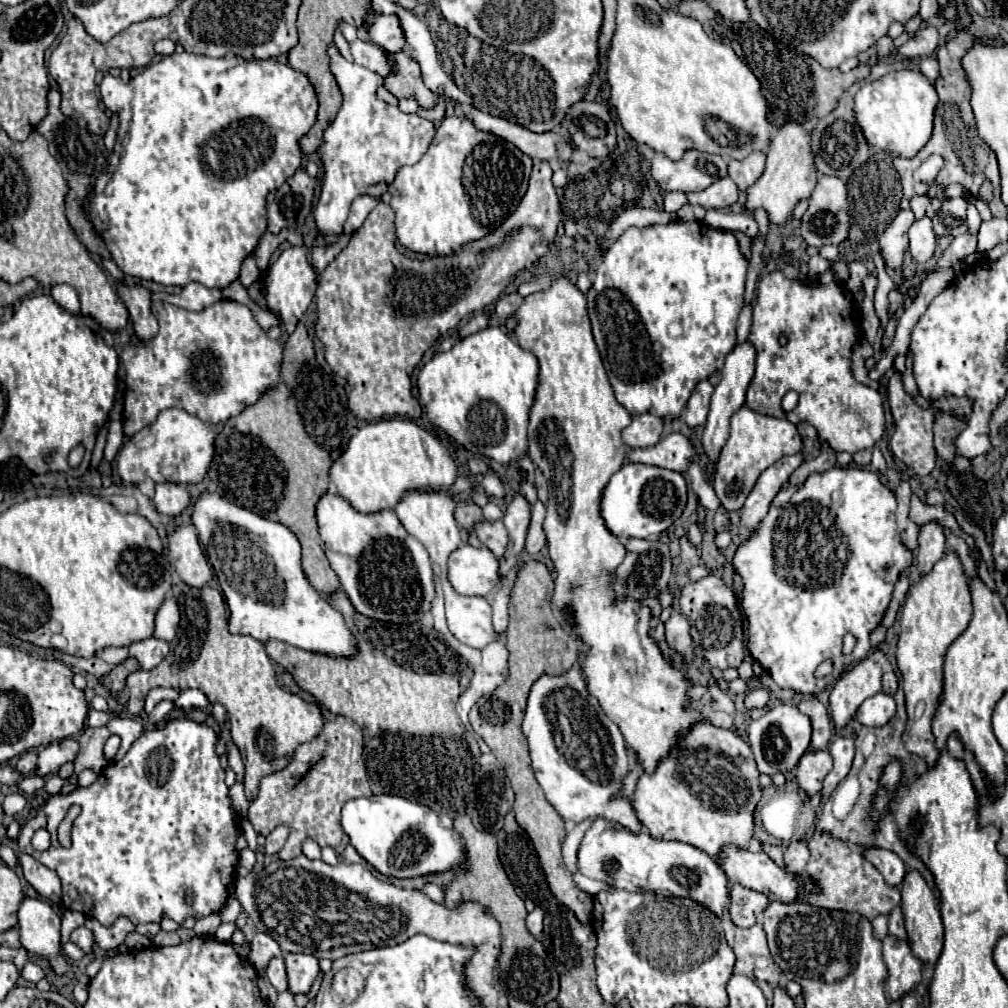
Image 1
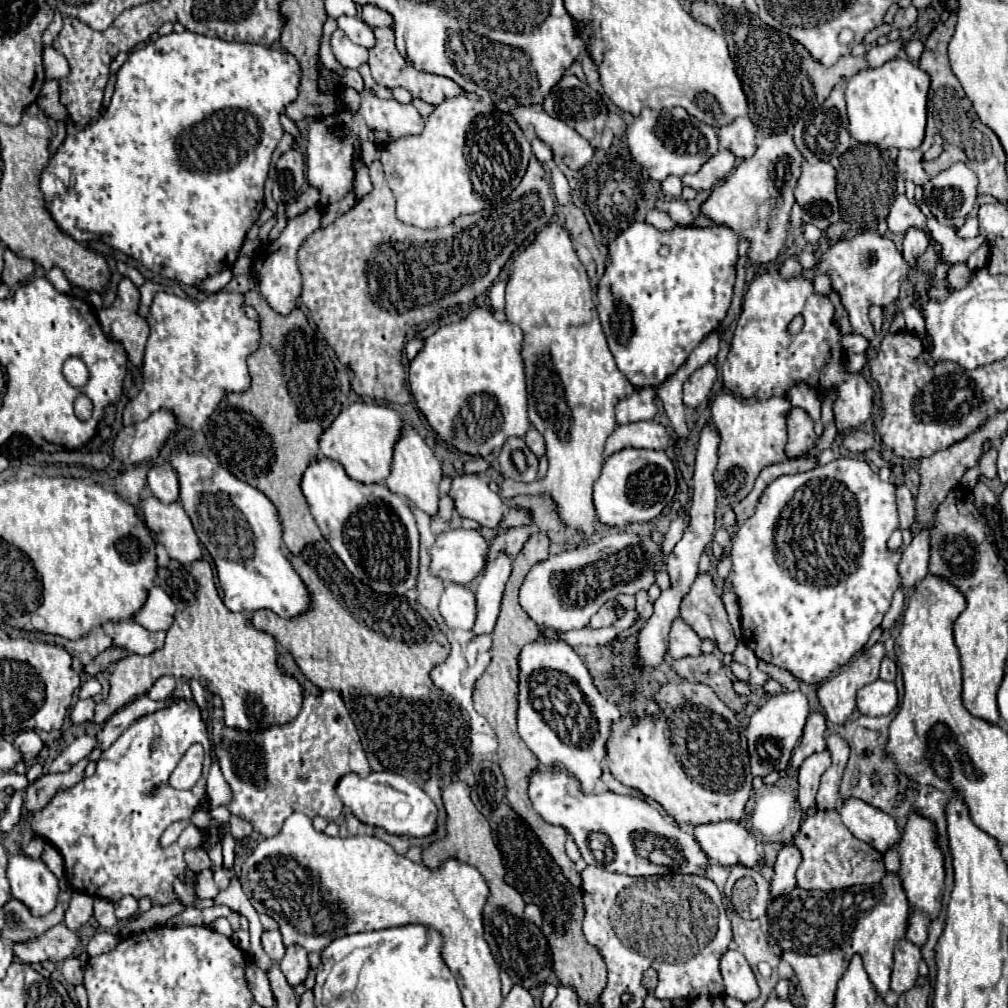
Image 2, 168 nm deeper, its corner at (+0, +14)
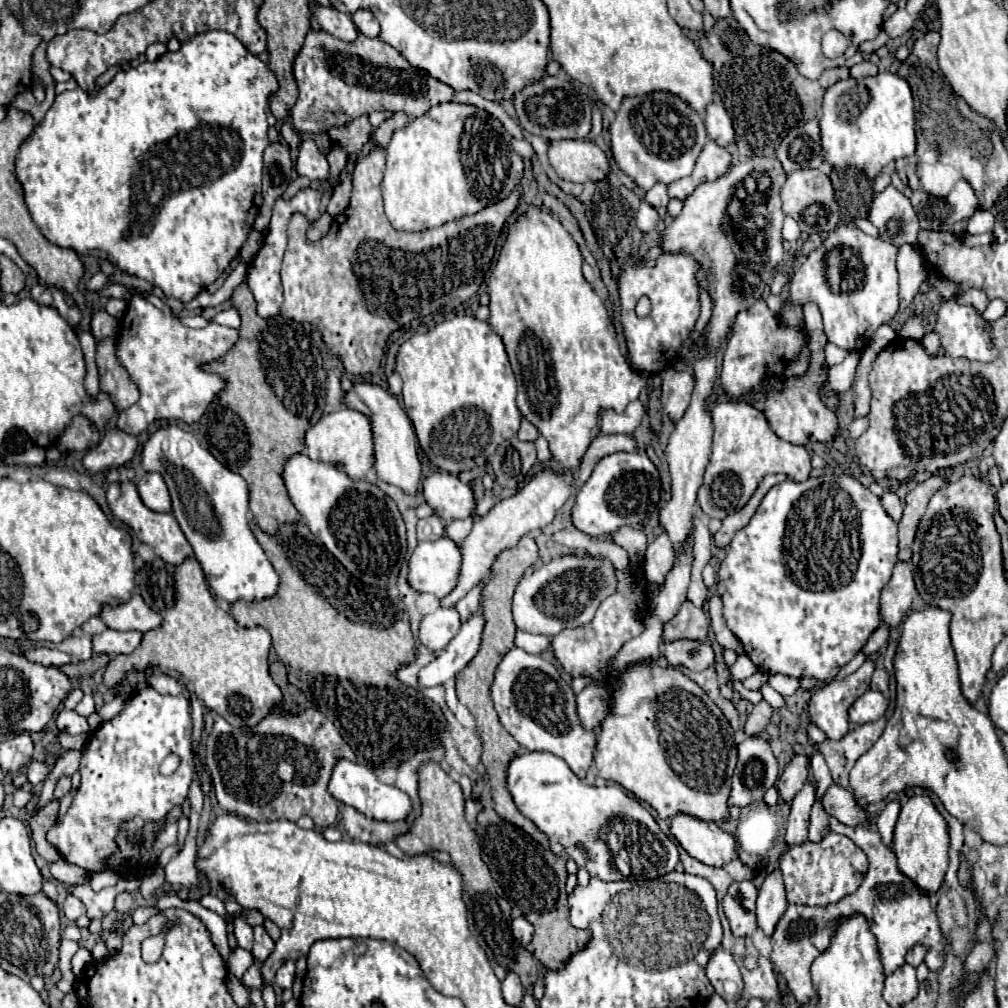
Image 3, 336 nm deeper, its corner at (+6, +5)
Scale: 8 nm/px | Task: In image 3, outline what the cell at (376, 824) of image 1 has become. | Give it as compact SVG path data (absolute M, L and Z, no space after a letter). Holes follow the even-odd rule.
M340 760L334 766L332 772L332 780L328 784L328 792L342 804L346 806L354 806L360 814L364 814L366 818L372 820L384 820L384 822L400 822L406 820L408 814L412 812L412 802L410 796L406 792L402 792L396 786L386 786L382 784L376 774L372 770L368 770L366 766L348 762L348 760Z

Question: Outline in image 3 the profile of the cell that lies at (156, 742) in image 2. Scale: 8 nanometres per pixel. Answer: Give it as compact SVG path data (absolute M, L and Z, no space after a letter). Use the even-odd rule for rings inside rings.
M146 686L130 698L128 708L110 722L104 722L86 744L86 754L80 762L82 784L78 794L68 808L66 816L56 818L56 824L48 830L48 842L62 854L62 858L70 864L84 868L90 876L114 870L120 876L142 874L146 868L154 868L154 862L144 862L140 856L142 848L150 848L158 834L166 828L166 818L174 806L182 806L192 778L194 778L194 760L192 760L192 718L190 718L190 702L186 696L162 696L154 688ZM168 754L180 756L180 766L174 774L162 776L160 764ZM134 816L144 818L144 826L138 834L126 834L120 826L130 822Z

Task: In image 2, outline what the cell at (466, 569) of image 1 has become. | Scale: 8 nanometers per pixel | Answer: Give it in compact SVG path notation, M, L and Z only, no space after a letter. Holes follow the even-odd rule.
M448 529L430 547L430 573L466 585L484 569L488 541L478 531Z

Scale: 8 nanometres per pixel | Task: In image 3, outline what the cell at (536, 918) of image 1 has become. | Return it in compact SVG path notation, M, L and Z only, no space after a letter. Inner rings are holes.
M520 916L512 922L512 934L522 946L528 946L532 942L532 936L534 936L534 926L524 916Z

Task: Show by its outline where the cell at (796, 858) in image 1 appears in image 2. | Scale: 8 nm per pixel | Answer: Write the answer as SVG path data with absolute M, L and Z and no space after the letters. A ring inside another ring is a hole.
M784 845L774 863L774 877L770 881L770 895L782 897L782 893L790 893L796 887L796 869L802 861L800 851L794 845Z

